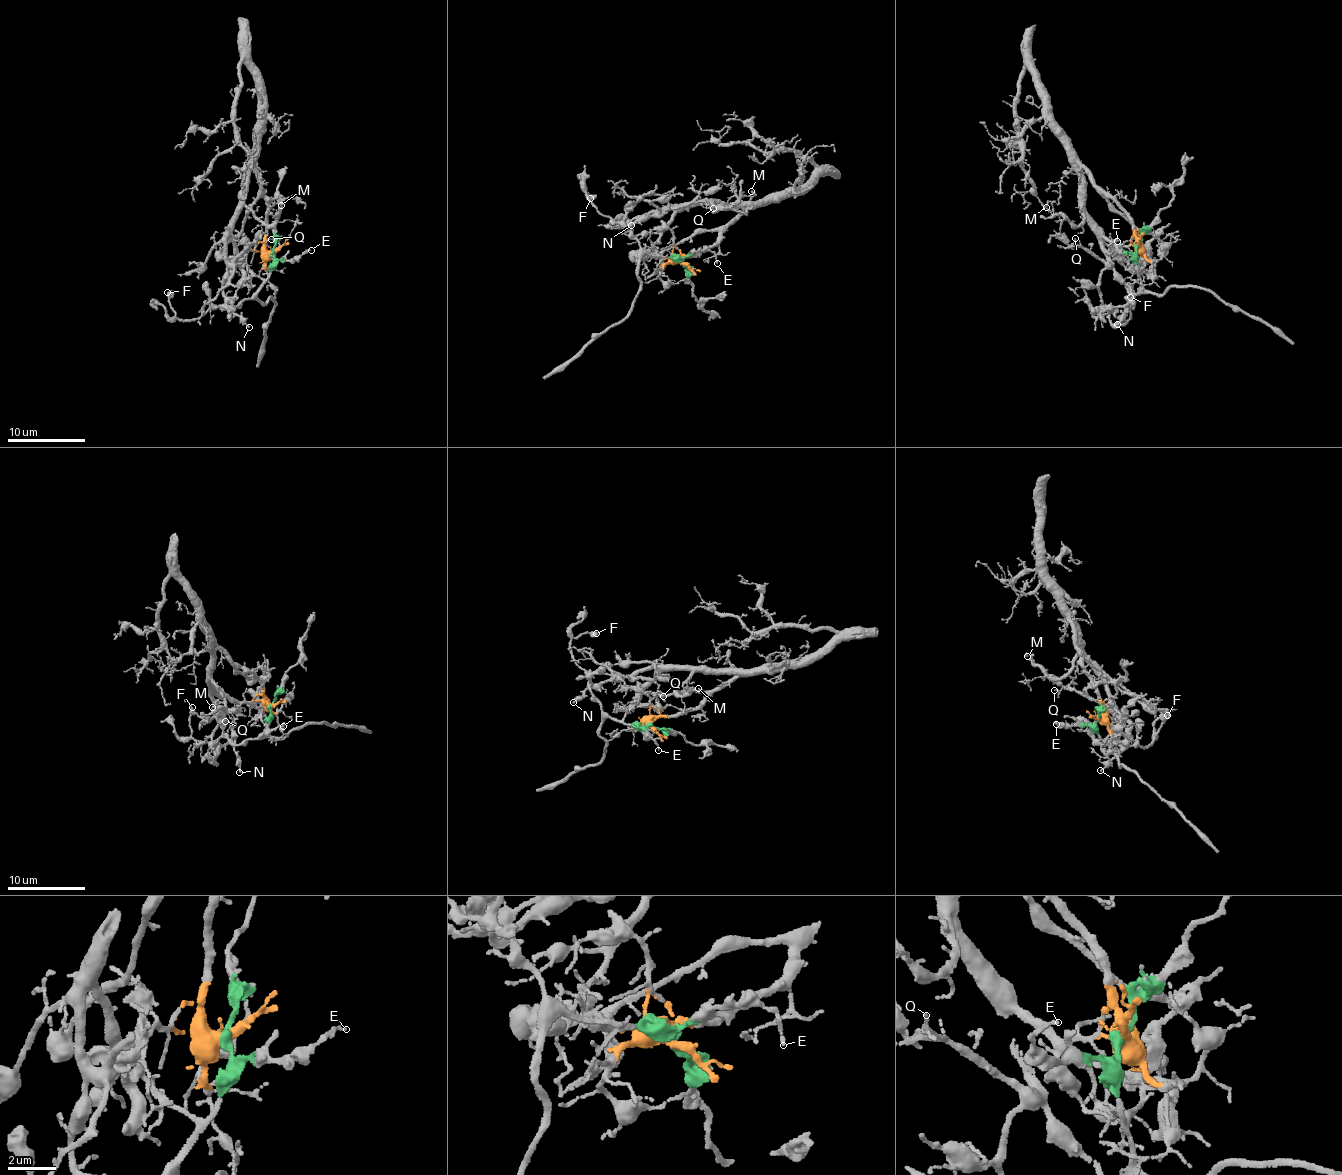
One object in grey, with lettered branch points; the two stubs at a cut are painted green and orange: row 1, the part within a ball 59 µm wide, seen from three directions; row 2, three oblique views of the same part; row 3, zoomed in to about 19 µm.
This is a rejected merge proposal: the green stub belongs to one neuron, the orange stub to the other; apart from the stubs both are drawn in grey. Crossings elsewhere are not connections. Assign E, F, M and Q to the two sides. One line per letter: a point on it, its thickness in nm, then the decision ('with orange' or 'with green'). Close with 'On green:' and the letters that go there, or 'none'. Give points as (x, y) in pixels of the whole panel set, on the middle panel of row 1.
E: place (717, 263); calibre 120 nm; with green
F: place (590, 198); calibre 440 nm; with green
M: place (751, 191); calibre 140 nm; with orange
Q: place (713, 208); calibre 90 nm; with orange
On green: E, F

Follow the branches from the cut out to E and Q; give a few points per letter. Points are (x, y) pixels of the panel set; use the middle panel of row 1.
E: (681, 261), (680, 258), (706, 250), (714, 254), (717, 264)
Q: (681, 261), (672, 254), (669, 228), (652, 232), (674, 211), (658, 209), (664, 214), (707, 201), (713, 207)

